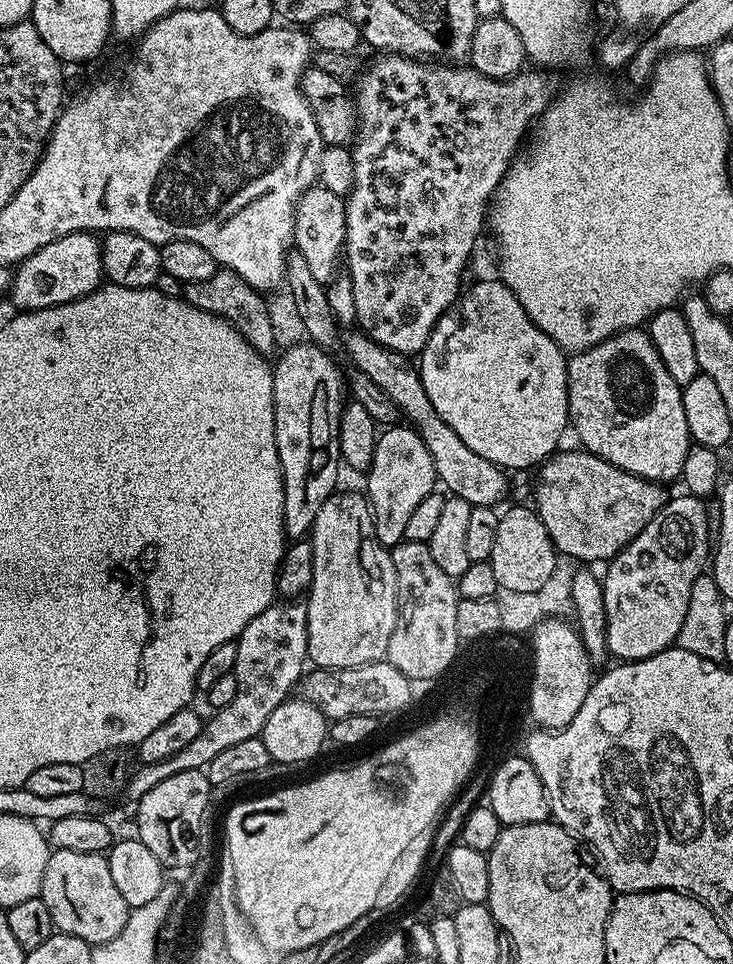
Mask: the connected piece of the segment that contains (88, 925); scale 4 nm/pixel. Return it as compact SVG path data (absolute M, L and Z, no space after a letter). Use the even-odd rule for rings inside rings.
M55 849L46 862L39 897L46 902L46 910L50 910L56 932L82 938L93 946L118 938L128 921L128 903L114 886L108 858L104 854L78 854L78 850Z

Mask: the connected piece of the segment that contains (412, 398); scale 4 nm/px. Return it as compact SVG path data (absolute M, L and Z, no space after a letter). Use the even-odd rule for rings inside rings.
M348 330L342 336L342 348L350 358L351 366L365 372L372 382L376 383L397 405L403 419L426 442L426 450L430 450L430 458L434 458L436 479L451 495L470 502L474 508L478 506L496 506L499 500L508 492L508 480L505 469L499 468L492 460L482 458L434 410L430 398L420 381L420 374L415 363L412 364L403 352L391 352L374 342L363 330ZM356 331L356 332L352 332ZM445 484L445 486L444 486ZM448 488L449 489L448 489Z

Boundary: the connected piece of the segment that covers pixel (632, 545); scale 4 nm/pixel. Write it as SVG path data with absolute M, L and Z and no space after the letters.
M681 494L674 495L667 501L666 510L663 510L653 518L649 524L633 538L632 541L611 560L607 561L608 569L602 579L604 585L604 617L606 618L606 626L604 633L606 634L606 642L608 643L609 653L620 662L631 662L634 660L645 660L654 654L658 654L662 650L673 647L678 638L678 630L682 630L682 618L686 618L686 606L690 606L690 590L694 586L694 582L705 571L706 565L710 560L710 533L707 526L707 506L699 496L690 496Z

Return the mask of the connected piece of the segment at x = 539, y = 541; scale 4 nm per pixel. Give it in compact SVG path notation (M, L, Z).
M512 508L501 515L490 563L499 587L533 594L549 579L557 564L558 553L546 526L537 513L528 508Z

